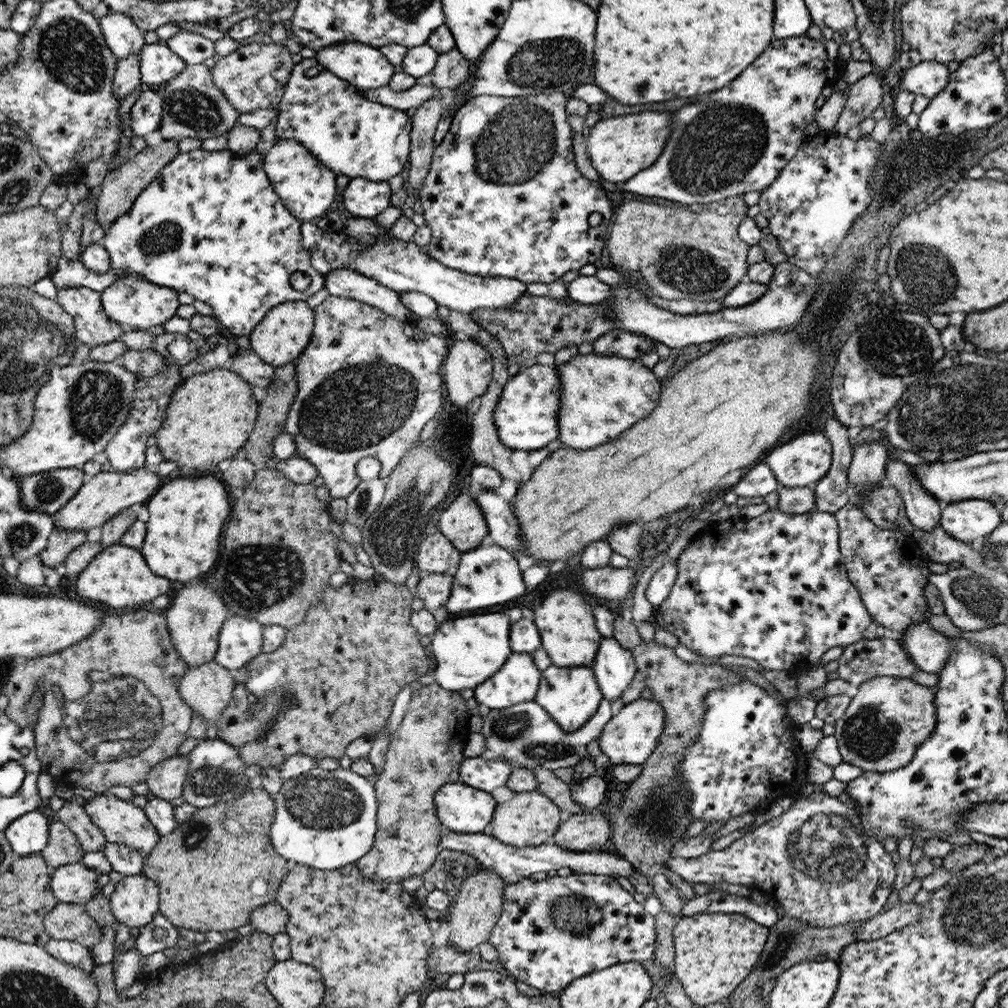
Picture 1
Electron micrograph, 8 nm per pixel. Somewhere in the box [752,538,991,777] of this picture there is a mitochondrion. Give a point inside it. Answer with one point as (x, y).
(871, 734)

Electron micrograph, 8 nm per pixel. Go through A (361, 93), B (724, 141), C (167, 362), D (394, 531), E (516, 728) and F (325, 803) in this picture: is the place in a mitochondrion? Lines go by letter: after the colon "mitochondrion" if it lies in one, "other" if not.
A: other
B: mitochondrion
C: other
D: mitochondrion
E: mitochondrion
F: mitochondrion

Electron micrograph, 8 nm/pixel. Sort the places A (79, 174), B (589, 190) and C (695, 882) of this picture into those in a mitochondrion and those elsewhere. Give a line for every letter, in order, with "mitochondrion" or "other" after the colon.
A: other
B: other
C: other

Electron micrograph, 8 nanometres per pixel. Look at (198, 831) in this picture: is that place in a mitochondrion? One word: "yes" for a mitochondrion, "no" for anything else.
yes

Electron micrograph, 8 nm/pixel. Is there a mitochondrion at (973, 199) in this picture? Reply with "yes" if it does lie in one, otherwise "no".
no

